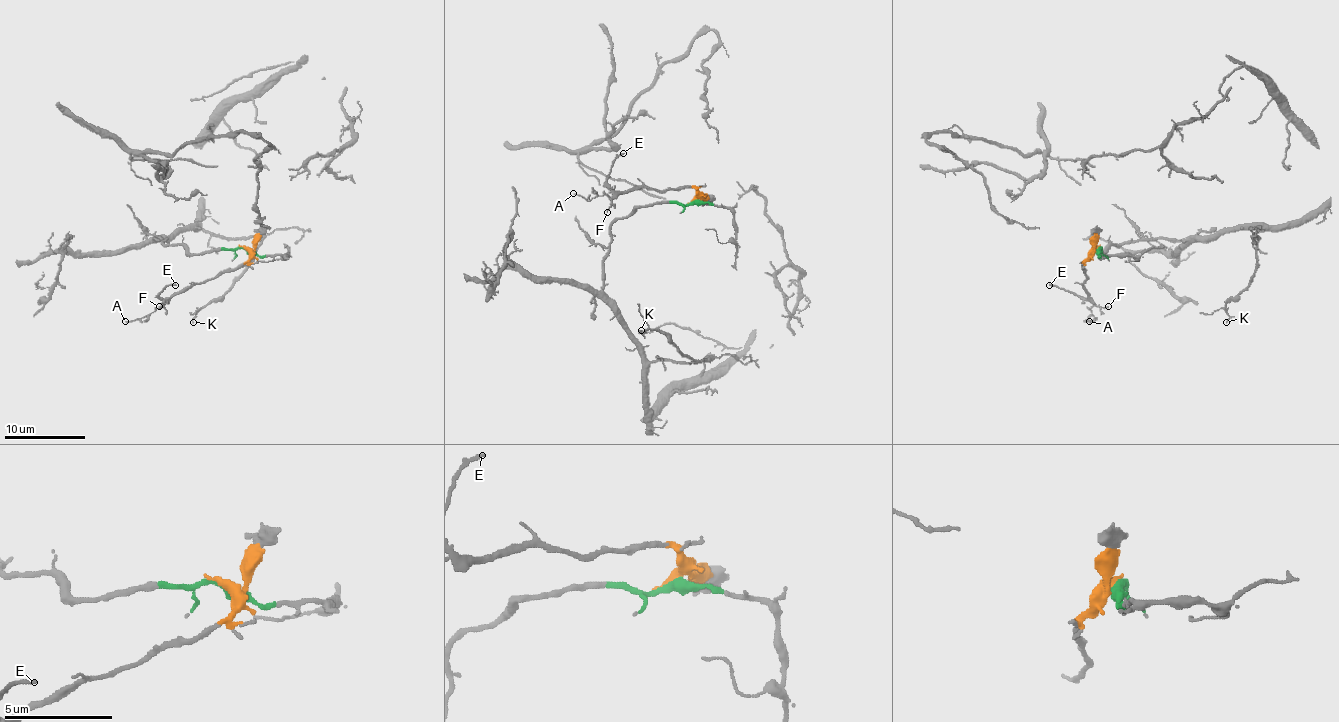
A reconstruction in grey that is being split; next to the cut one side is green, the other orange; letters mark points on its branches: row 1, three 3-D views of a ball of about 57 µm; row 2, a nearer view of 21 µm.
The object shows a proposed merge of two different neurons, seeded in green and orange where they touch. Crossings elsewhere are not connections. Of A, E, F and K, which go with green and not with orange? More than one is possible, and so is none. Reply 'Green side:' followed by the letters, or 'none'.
Green side: K

